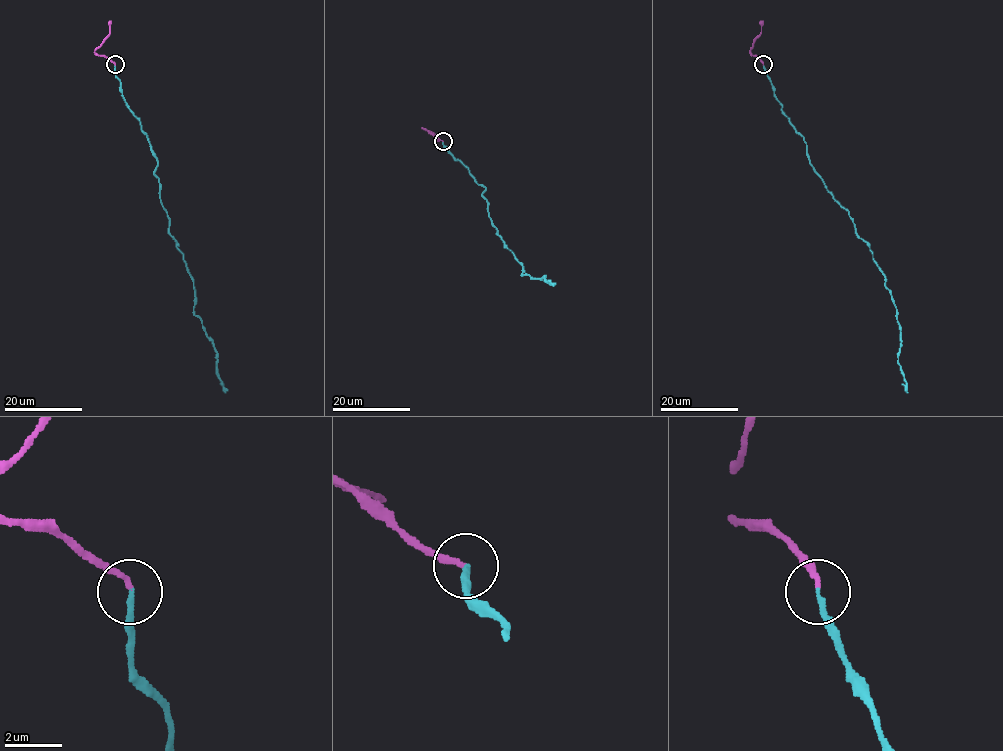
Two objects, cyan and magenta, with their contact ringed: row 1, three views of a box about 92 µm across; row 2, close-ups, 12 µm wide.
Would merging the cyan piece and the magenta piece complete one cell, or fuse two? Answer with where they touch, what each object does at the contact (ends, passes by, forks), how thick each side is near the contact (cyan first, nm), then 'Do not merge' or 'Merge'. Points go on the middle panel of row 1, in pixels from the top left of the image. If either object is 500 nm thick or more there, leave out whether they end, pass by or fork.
Place: (443, 141). At the ring cyan ends. At the ring magenta ends. Thickness 200 nm (cyan) against 190 nm. Merge

